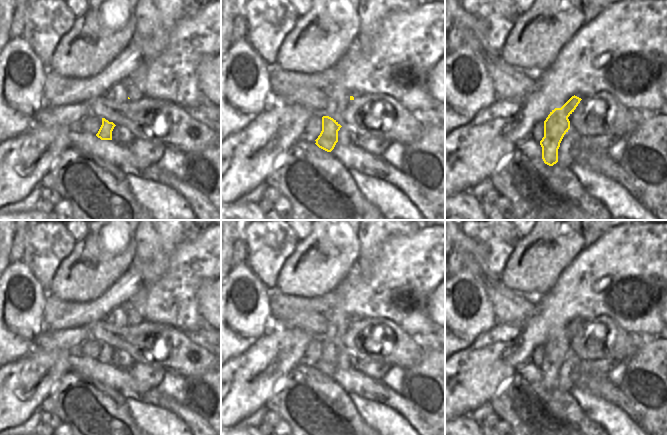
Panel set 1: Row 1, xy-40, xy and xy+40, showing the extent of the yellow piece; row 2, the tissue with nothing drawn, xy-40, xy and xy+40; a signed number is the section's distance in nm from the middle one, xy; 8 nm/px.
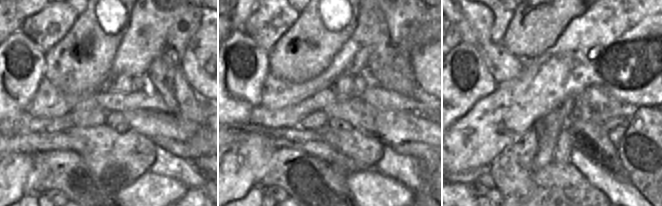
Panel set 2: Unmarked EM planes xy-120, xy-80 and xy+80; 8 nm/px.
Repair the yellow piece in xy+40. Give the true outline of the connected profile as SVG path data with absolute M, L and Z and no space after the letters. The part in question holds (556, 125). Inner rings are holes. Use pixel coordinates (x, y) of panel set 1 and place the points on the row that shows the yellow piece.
M581 92L572 96L561 108L552 110L544 121L544 137L540 141L540 145L542 147L542 159L545 164L553 166L558 162L560 143L570 129L568 117L585 96Z

